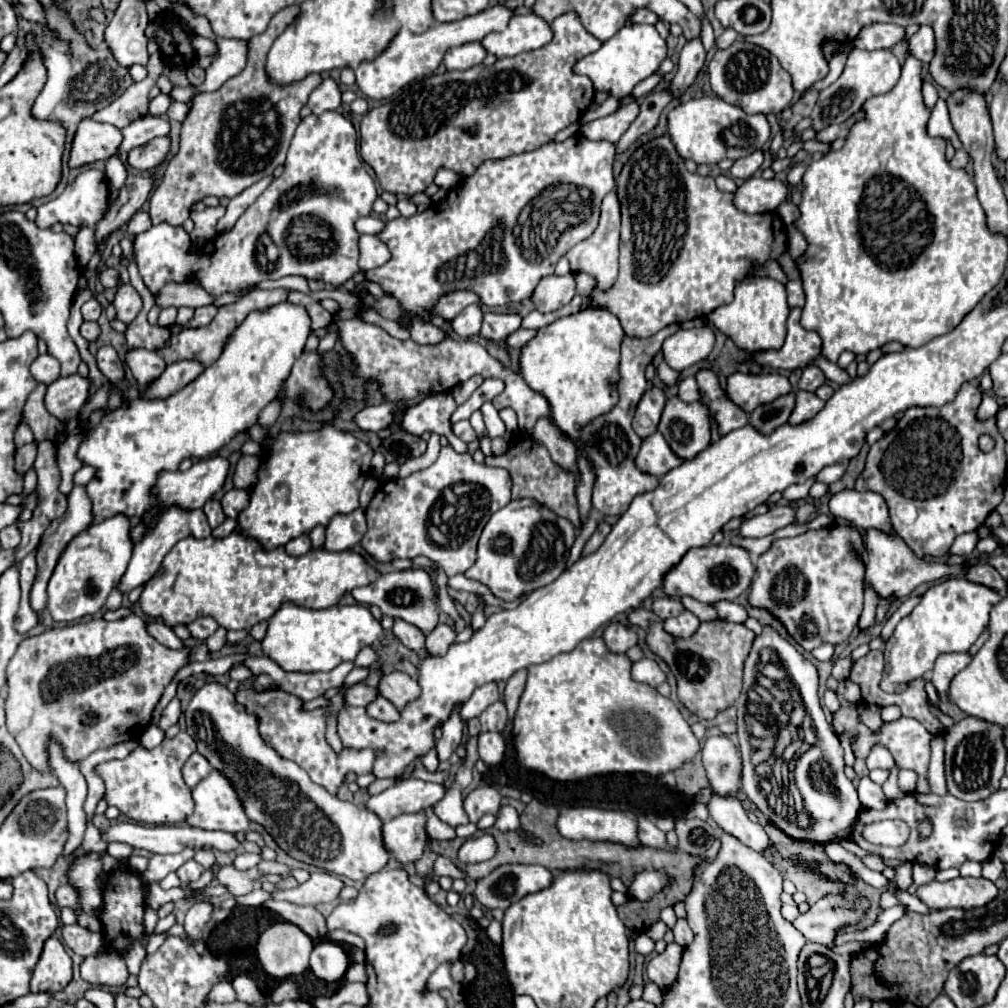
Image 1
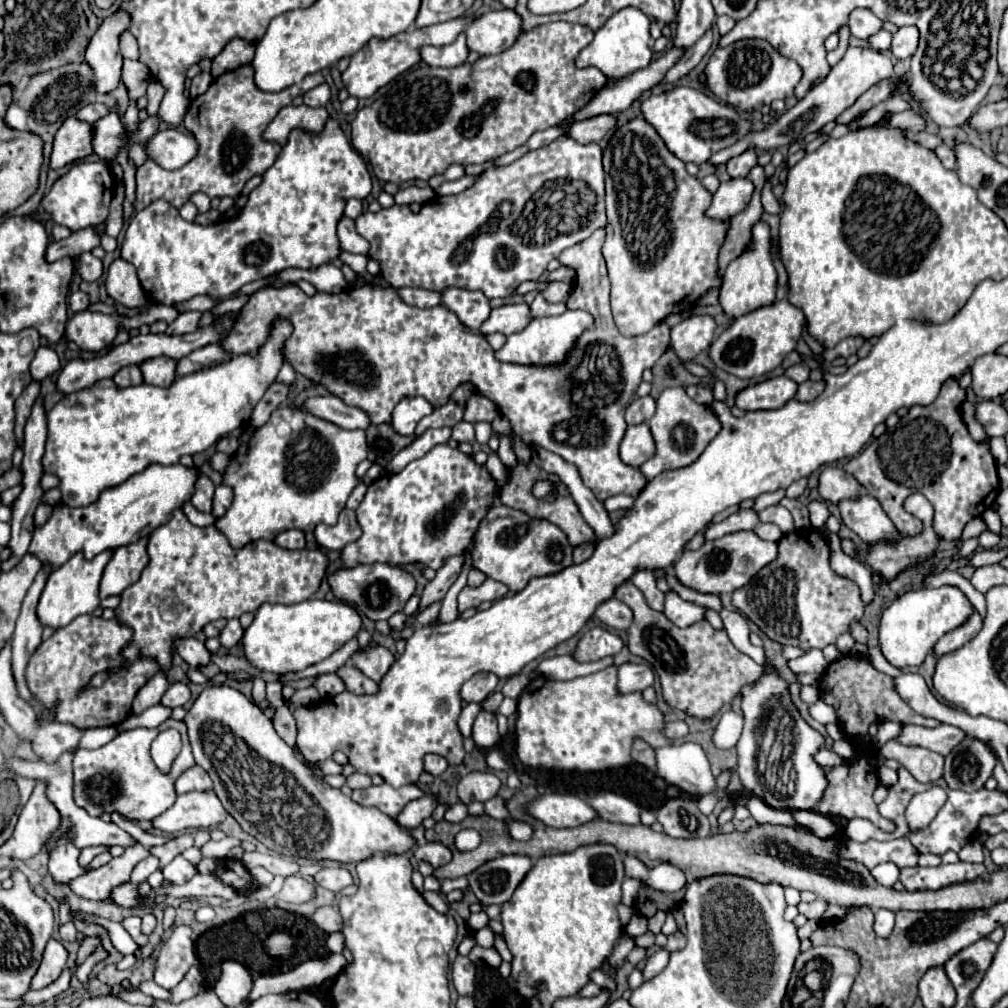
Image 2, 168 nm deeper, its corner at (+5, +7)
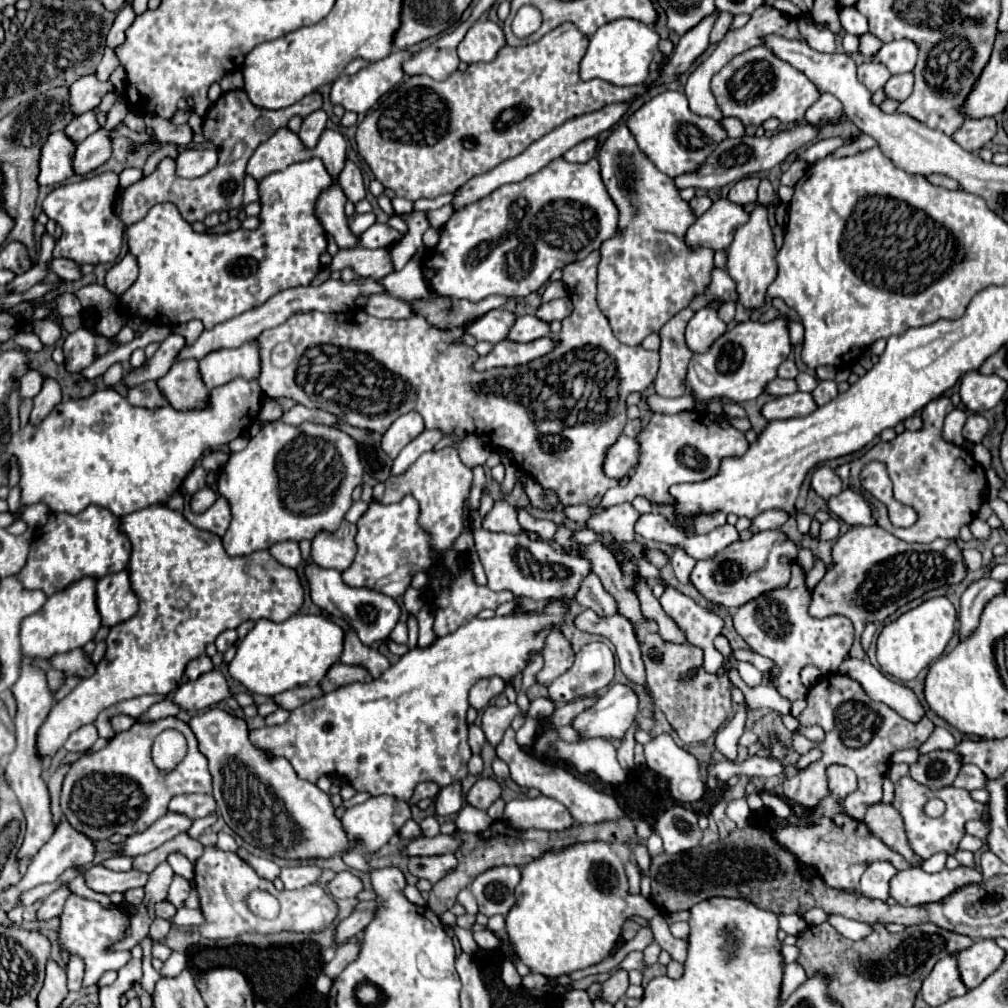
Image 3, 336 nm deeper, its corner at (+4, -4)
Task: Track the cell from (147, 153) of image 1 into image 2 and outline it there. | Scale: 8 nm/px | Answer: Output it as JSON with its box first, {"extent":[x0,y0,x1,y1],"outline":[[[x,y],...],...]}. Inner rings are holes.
{"extent":[145,130,197,170],"outline":[[[161,130],[145,144],[145,152],[159,166],[175,170],[197,154],[197,142],[191,134],[183,134],[179,130]]]}

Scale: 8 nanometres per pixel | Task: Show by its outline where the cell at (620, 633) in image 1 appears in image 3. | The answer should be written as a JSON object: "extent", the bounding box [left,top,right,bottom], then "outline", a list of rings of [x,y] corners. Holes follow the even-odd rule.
{"extent":[548,643,614,703],"outline":[[[590,643],[576,653],[574,665],[548,685],[548,699],[570,703],[590,697],[614,679],[614,655],[604,643]]]}

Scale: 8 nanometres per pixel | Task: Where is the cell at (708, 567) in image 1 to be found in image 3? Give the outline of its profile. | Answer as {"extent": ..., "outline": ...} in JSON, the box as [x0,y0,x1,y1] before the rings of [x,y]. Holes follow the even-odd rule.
{"extent":[692,529,796,609],"outline":[[[780,529],[760,531],[748,541],[736,541],[706,561],[698,561],[692,571],[692,585],[714,605],[736,609],[766,591],[786,587],[790,581],[790,563],[796,561],[796,543]]]}

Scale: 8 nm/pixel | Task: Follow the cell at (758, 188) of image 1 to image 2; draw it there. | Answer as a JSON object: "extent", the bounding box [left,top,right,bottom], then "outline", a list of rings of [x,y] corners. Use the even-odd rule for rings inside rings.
{"extent":[707,178,755,220],"outline":[[[731,178],[723,182],[719,190],[713,194],[713,202],[707,210],[707,216],[717,220],[727,220],[741,210],[747,208],[751,194],[755,192],[755,184],[749,178]]]}

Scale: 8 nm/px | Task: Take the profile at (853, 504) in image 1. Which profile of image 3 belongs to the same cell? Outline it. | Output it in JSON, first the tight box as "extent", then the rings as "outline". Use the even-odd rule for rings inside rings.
{"extent":[810,465,844,499],"outline":[[[818,465],[814,469],[814,473],[810,477],[810,485],[822,499],[830,499],[844,489],[842,481],[838,479],[838,475],[828,465]]]}

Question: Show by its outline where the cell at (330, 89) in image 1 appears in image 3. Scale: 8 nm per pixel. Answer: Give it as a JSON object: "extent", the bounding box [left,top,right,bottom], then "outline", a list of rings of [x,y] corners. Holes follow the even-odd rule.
{"extent":[298,109,328,149],"outline":[[[322,109],[314,111],[312,115],[308,115],[302,121],[302,129],[300,129],[298,137],[300,137],[300,141],[302,141],[302,145],[306,149],[314,149],[316,147],[322,131],[326,129],[326,121],[328,121],[328,117],[326,117],[326,113]]]}

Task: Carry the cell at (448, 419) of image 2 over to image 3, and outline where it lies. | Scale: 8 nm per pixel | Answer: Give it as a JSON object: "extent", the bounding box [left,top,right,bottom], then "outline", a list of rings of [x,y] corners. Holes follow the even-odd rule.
{"extent":[392,431,442,475],"outline":[[[424,431],[416,439],[412,439],[394,459],[392,463],[392,475],[402,475],[408,471],[408,467],[426,451],[430,451],[438,441],[442,439],[440,431]]]}

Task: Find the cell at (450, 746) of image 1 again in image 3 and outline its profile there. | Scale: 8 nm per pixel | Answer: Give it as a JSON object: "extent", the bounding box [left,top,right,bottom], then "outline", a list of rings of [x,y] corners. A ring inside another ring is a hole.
{"extent":[408,783,440,805],"outline":[[[418,783],[418,787],[414,789],[414,795],[412,795],[412,799],[408,803],[416,805],[420,799],[426,799],[426,797],[434,799],[438,795],[438,791],[440,791],[440,787],[436,783]]]}

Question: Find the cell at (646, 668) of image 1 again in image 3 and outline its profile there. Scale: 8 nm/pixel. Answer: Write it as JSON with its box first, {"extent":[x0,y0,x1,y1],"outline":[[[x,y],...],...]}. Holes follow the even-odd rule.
{"extent":[572,685,638,741],"outline":[[[612,685],[604,695],[596,699],[592,707],[578,713],[572,719],[580,741],[600,737],[610,741],[622,741],[630,729],[638,711],[638,697],[626,685]]]}

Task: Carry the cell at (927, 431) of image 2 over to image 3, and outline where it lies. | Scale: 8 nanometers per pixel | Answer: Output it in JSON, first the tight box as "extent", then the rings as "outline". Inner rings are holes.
{"extent":[836,397,986,543],"outline":[[[938,397],[930,401],[924,411],[922,411],[922,421],[924,427],[920,431],[904,431],[902,435],[896,435],[890,443],[876,443],[872,449],[868,449],[862,457],[848,461],[836,469],[836,475],[842,479],[844,487],[854,489],[860,493],[872,509],[876,525],[882,529],[890,531],[894,537],[906,541],[906,543],[932,543],[934,539],[958,539],[958,531],[962,525],[968,525],[972,517],[978,513],[980,505],[984,503],[982,493],[986,487],[986,477],[984,477],[984,467],[974,461],[974,457],[960,447],[946,443],[942,439],[942,425],[944,417],[954,409],[948,397]],[[868,461],[884,461],[888,467],[888,475],[894,483],[894,499],[912,507],[918,515],[918,521],[914,527],[908,529],[898,529],[890,525],[888,521],[888,511],[886,505],[880,503],[876,497],[868,495],[860,481],[858,473]]]}

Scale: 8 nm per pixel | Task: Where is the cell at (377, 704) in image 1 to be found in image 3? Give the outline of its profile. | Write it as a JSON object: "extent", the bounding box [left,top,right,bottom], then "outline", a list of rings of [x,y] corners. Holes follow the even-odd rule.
{"extent":[320,663,372,691],"outline":[[[334,663],[330,667],[330,671],[326,673],[326,677],[320,681],[320,687],[322,691],[334,691],[346,683],[354,683],[354,681],[372,681],[372,675],[370,671],[366,671],[364,667],[358,667],[358,665],[344,665],[344,663]]]}

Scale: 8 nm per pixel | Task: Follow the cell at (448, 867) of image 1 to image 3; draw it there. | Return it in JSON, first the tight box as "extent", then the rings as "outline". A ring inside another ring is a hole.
{"extent":[408,855,458,883],"outline":[[[434,855],[434,857],[410,857],[408,871],[420,879],[428,879],[430,883],[440,881],[458,865],[454,855]]]}

